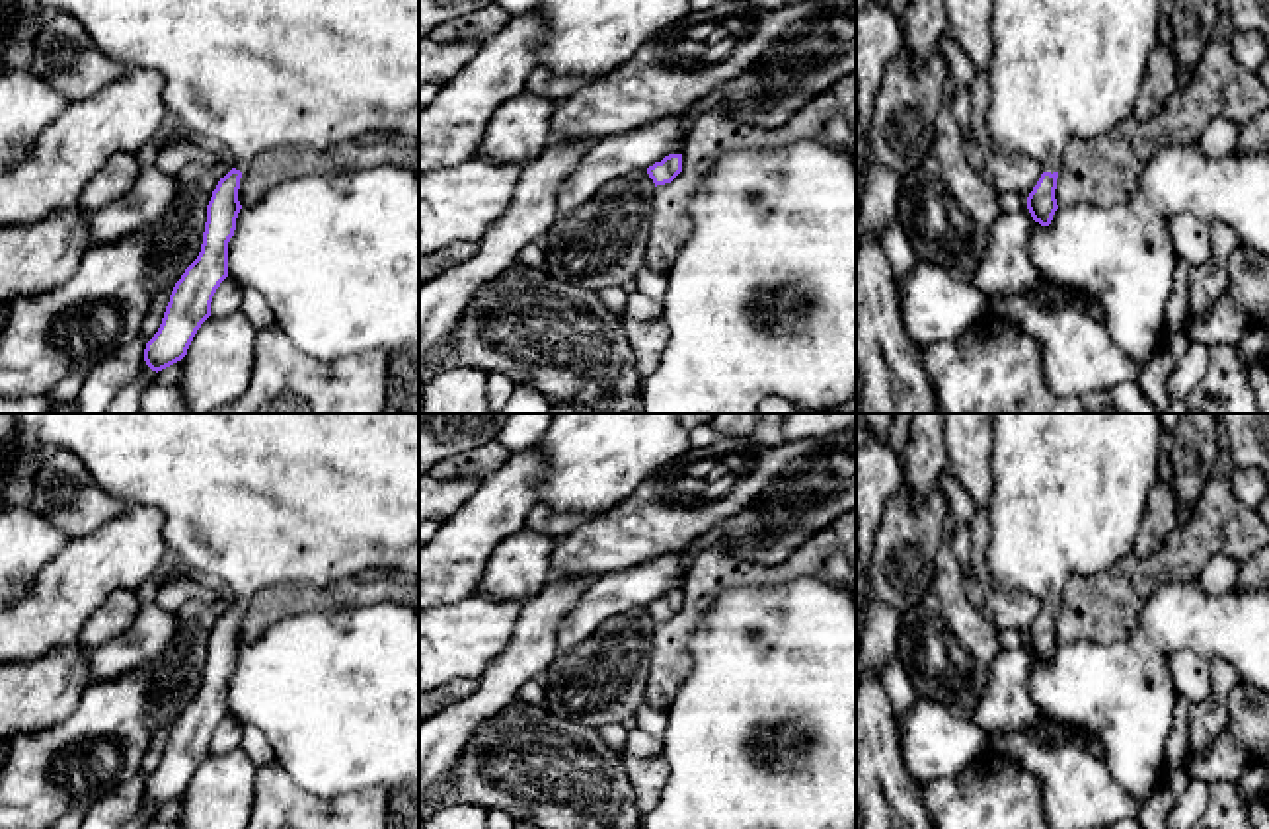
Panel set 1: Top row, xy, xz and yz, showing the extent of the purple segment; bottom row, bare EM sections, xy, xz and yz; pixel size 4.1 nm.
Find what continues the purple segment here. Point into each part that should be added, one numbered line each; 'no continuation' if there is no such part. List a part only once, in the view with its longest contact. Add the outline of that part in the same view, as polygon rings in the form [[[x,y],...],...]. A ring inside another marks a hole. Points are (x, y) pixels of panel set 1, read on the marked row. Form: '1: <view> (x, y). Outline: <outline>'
1: yz (1061, 69). Outline: [[[992,0],[988,135],[998,150],[1058,172],[1074,138],[1099,138],[1134,105],[1158,43],[1160,0]]]

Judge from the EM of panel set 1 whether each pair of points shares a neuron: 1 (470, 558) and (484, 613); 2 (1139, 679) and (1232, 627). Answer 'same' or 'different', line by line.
1: different
2: same

